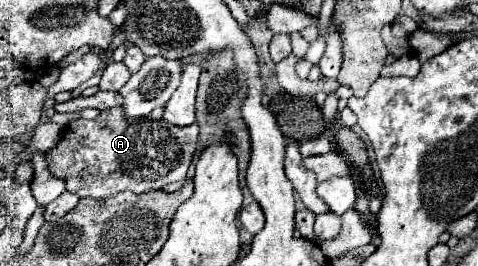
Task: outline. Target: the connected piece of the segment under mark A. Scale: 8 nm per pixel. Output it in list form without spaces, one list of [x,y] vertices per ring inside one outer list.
[[[111,107],[101,111],[95,119],[75,119],[67,125],[61,141],[45,153],[47,169],[53,177],[63,179],[69,193],[79,197],[111,197],[119,191],[133,191],[133,193],[147,193],[153,189],[163,189],[163,185],[173,181],[183,181],[191,163],[191,157],[197,149],[197,123],[187,127],[177,127],[163,121],[163,107],[153,109],[145,119],[125,119],[121,115],[121,107]]]

